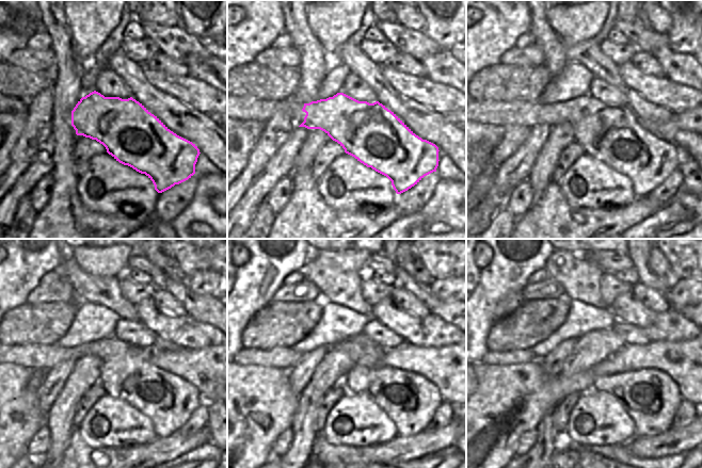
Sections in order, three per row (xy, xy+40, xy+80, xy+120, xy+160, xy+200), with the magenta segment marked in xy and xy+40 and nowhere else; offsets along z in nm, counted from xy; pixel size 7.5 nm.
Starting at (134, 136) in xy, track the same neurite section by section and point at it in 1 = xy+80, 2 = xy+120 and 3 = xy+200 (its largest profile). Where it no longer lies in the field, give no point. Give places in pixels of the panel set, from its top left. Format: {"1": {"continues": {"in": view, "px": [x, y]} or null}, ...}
{"1": {"continues": {"in": "xy+80", "px": [613, 135]}}, "2": {"continues": {"in": "xy+120", "px": [169, 401]}}, "3": {"continues": {"in": "xy+200", "px": [651, 398]}}}

